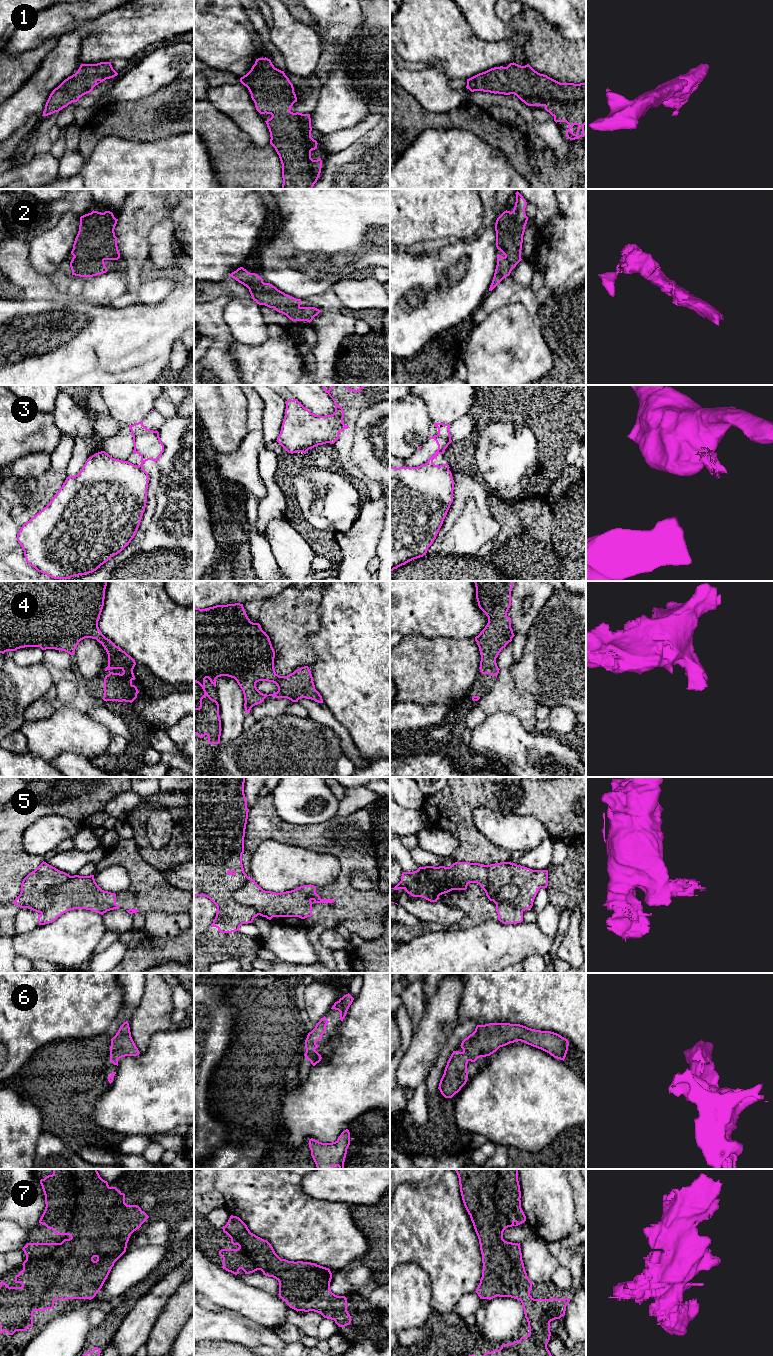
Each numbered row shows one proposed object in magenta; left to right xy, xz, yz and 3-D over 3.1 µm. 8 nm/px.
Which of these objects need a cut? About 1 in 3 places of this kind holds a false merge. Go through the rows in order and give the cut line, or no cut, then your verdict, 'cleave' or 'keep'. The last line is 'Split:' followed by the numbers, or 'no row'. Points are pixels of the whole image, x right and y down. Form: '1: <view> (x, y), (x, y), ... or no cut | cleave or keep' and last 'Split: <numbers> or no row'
1: no cut | keep
2: no cut | keep
3: xz (343, 423), (328, 442) | cleave
4: no cut | keep
5: yz (503, 885), (514, 884), (517, 887), (516, 905), (522, 911) | cleave
6: no cut | keep
7: xy (71, 1237), (84, 1241), (90, 1258), (87, 1286), (96, 1293) | cleave
Split: 3, 5, 7

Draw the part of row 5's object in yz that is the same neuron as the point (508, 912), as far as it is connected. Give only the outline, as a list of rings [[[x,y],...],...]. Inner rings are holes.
[[[514,884],[503,886],[498,892],[496,912],[503,924],[517,924],[523,921],[523,911],[516,905],[518,887]]]

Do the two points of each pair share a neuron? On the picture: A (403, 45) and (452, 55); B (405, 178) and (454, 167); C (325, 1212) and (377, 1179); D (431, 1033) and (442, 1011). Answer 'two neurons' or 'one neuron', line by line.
A: one neuron
B: one neuron
C: two neurons
D: one neuron

